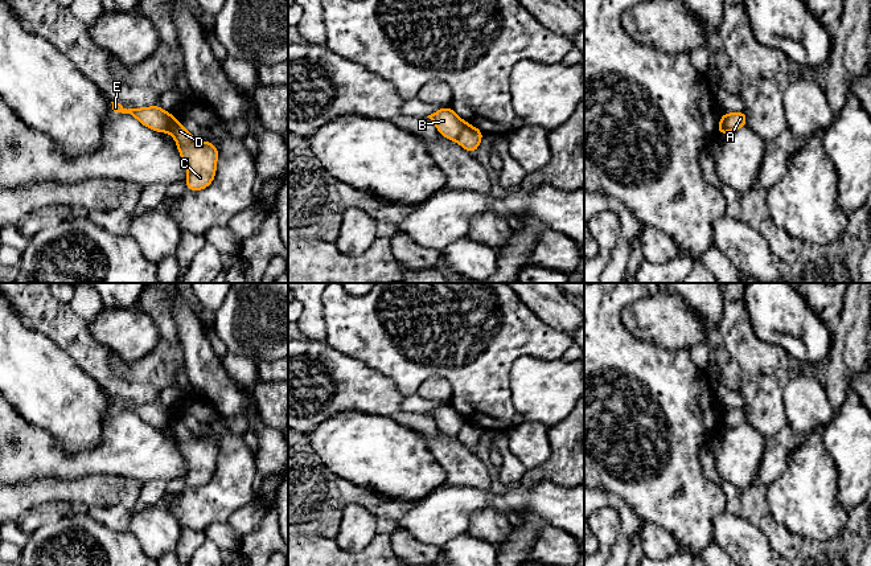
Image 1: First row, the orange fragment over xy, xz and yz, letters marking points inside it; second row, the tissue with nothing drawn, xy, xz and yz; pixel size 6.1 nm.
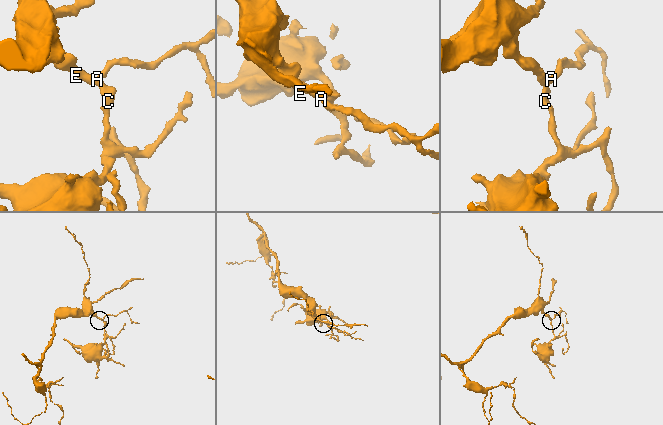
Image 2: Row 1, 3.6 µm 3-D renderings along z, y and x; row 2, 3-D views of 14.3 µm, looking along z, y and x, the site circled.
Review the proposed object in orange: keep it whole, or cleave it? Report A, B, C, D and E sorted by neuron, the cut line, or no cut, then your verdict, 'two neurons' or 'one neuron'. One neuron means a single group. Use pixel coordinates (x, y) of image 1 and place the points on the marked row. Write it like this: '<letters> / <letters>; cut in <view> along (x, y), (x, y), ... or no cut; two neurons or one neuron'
A C D / B E; cut in yz along (726, 114), (723, 132); two neurons

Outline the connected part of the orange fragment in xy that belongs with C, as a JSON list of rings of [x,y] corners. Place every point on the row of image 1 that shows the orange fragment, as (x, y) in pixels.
[[[173,114],[169,116],[169,134],[188,167],[186,190],[208,188],[215,176],[218,148],[210,142],[196,140]]]

